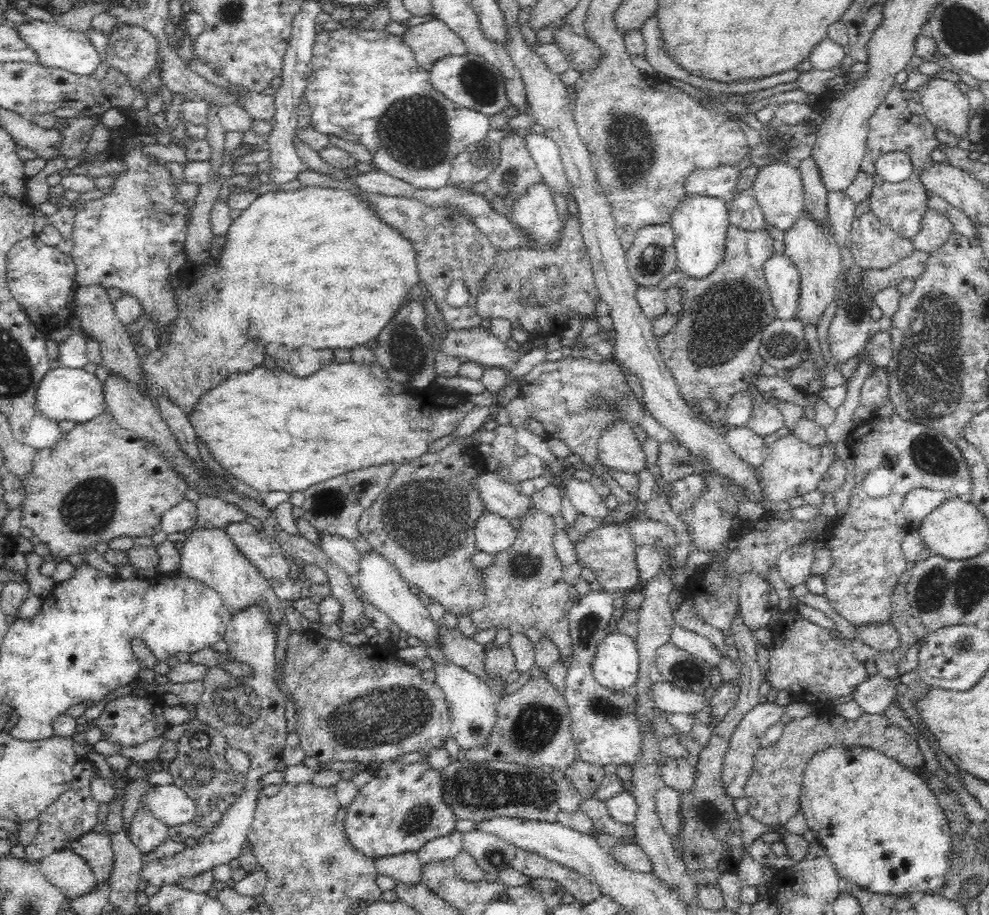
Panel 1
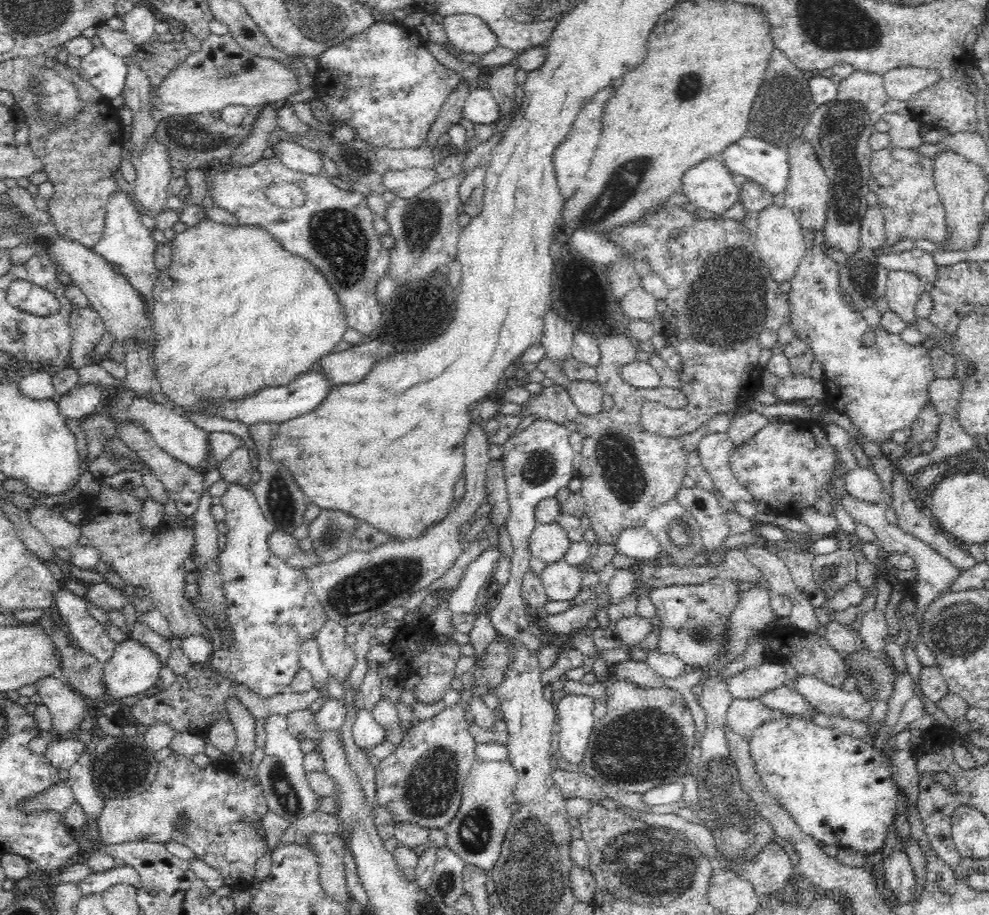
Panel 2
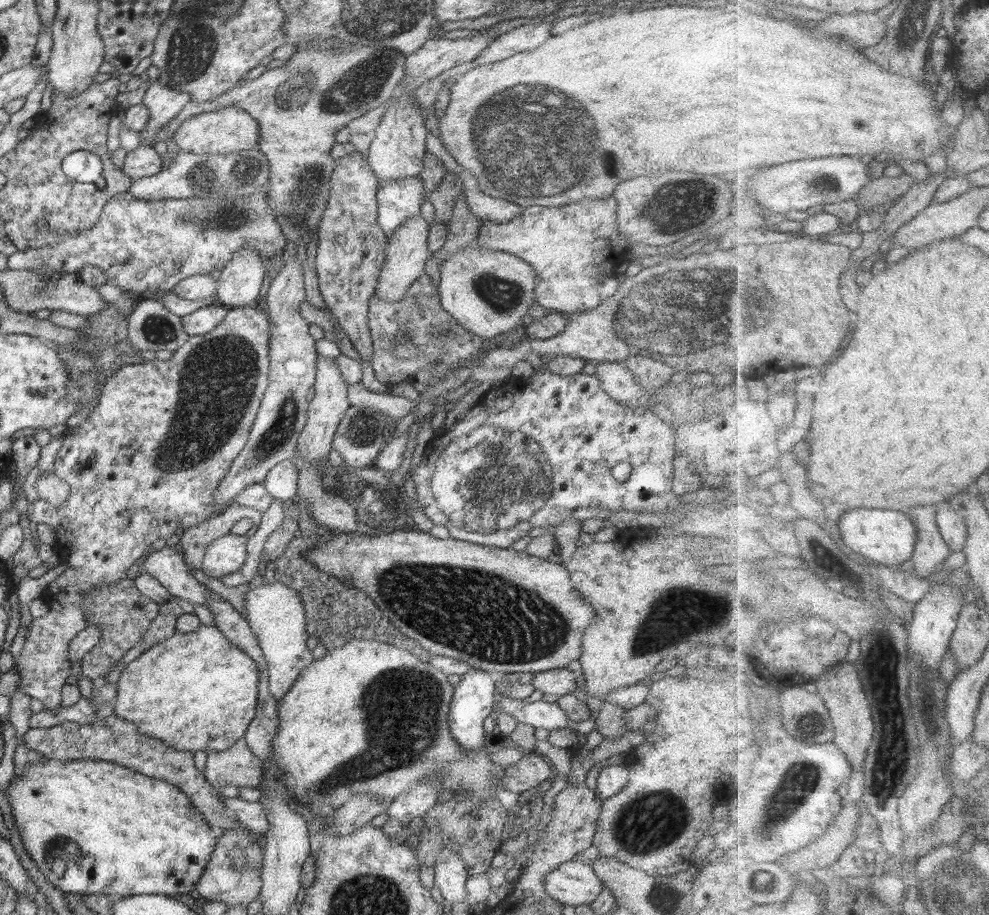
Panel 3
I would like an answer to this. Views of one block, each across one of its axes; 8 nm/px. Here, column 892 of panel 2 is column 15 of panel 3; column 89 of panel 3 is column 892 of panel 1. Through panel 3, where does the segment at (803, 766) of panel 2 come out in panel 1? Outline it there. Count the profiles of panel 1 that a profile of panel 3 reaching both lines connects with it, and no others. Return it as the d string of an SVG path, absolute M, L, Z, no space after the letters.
M827 746L825 749L814 753L804 768L802 776L802 794L800 794L800 810L808 823L808 829L815 835L818 843L824 847L826 855L832 861L837 873L854 884L855 887L862 887L878 894L896 895L898 897L913 896L916 893L928 894L940 888L949 875L948 865L952 858L951 829L944 815L944 811L938 805L938 799L932 789L923 782L923 779L915 772L901 766L899 762L892 760L888 755L878 750L860 746Z

